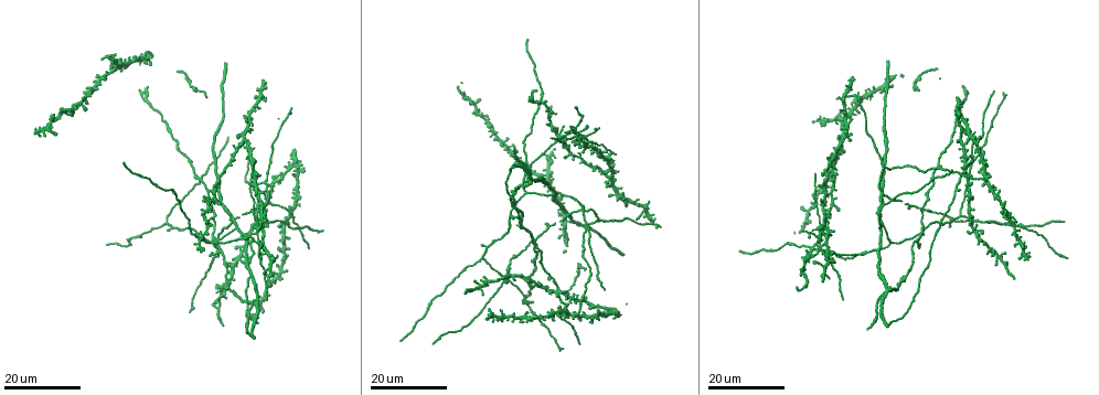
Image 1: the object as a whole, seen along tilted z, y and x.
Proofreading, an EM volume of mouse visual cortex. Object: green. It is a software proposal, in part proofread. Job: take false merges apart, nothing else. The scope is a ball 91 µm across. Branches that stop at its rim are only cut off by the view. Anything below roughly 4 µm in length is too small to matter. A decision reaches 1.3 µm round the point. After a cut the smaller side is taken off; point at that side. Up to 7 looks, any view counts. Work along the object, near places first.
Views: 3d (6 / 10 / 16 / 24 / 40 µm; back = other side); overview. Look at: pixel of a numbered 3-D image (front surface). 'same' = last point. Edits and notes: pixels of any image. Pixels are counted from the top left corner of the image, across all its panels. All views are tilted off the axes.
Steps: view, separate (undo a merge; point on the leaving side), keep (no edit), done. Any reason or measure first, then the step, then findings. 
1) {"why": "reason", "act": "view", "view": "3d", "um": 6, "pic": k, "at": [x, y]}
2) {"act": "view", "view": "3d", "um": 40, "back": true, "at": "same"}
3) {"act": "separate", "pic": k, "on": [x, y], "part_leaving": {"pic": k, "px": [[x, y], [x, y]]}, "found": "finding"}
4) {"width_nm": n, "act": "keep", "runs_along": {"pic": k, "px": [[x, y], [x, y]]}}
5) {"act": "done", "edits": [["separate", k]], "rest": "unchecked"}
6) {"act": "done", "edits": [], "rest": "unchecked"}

{"act": "view", "view": "3d", "um": 24, "pic": 1, "at": [881, 193]}

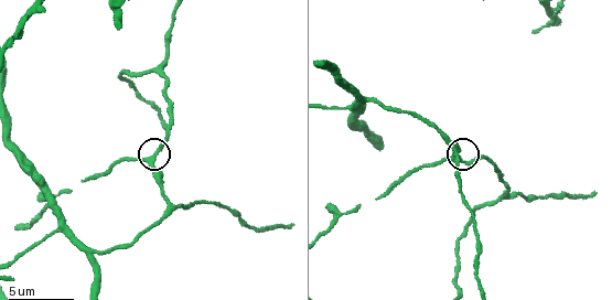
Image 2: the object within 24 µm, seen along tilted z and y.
{"why": "closer look", "act": "view", "view": "3d", "um": 6, "pic": 2, "at": [146, 159]}

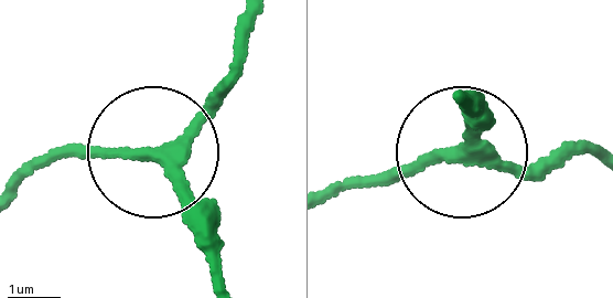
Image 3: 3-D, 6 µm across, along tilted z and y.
{"arms": 3, "act": "keep", "found": "all the same cell"}

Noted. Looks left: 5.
{"why": "side arm on a straight run", "act": "view", "view": "3d", "um": 24, "pic": 1, "at": [811, 233]}

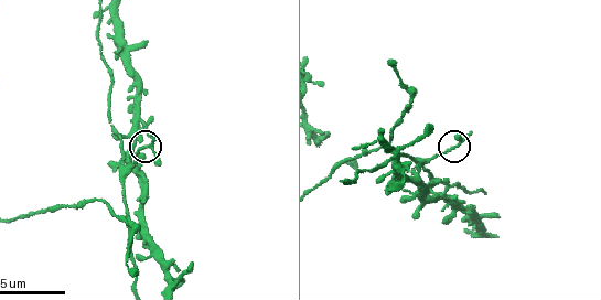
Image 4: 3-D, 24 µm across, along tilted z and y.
{"why": "closer look", "act": "view", "view": "3d", "um": 6, "pic": 4, "at": [147, 147]}

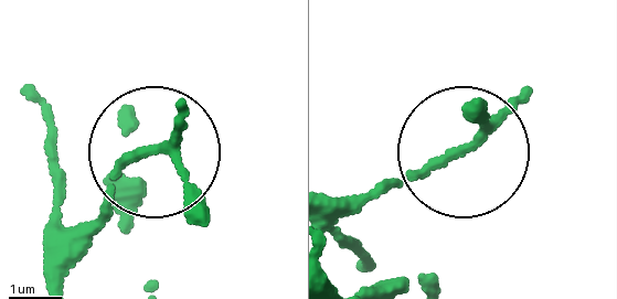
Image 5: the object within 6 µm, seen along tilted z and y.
{"why": "other side", "act": "view", "view": "3d", "um": 6, "back": true, "pic": 5, "at": [152, 151]}

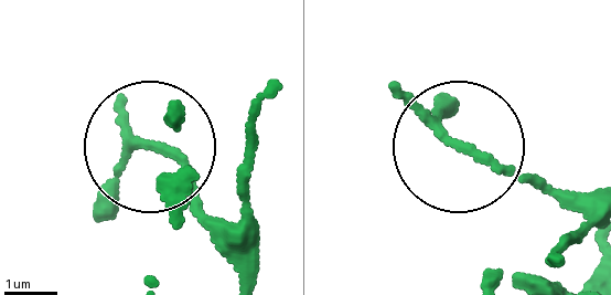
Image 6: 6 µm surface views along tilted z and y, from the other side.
{"arms": 3, "act": "keep", "runs_along": {"pic": 6, "px": [[580, 198], [460, 146]]}, "found": "continuous, no second cell"}

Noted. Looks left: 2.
{"why": "arms part here", "act": "view", "view": "3d", "um": 10, "pic": 4, "at": [391, 141]}

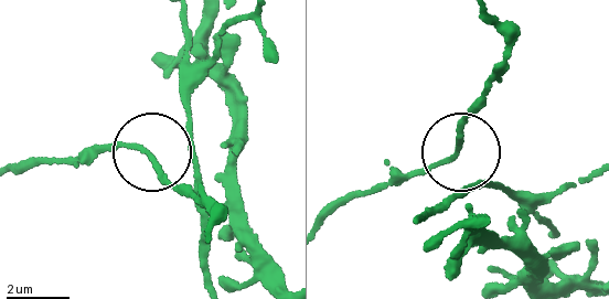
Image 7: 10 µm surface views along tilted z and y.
{"act": "view", "view": "3d", "um": 6, "pic": 7, "at": [149, 151]}

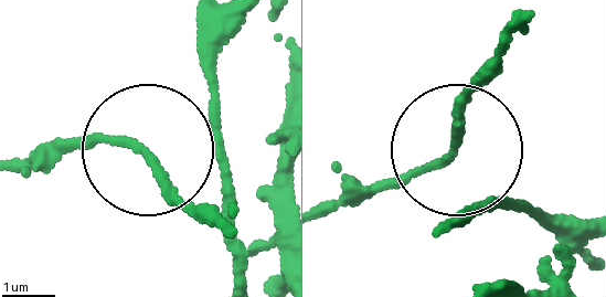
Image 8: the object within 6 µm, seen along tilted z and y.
{"width_nm": 110, "act": "keep", "found": "all the same cell"}

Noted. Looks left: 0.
{"act": "done", "edits": [], "rest": "unchecked"}

